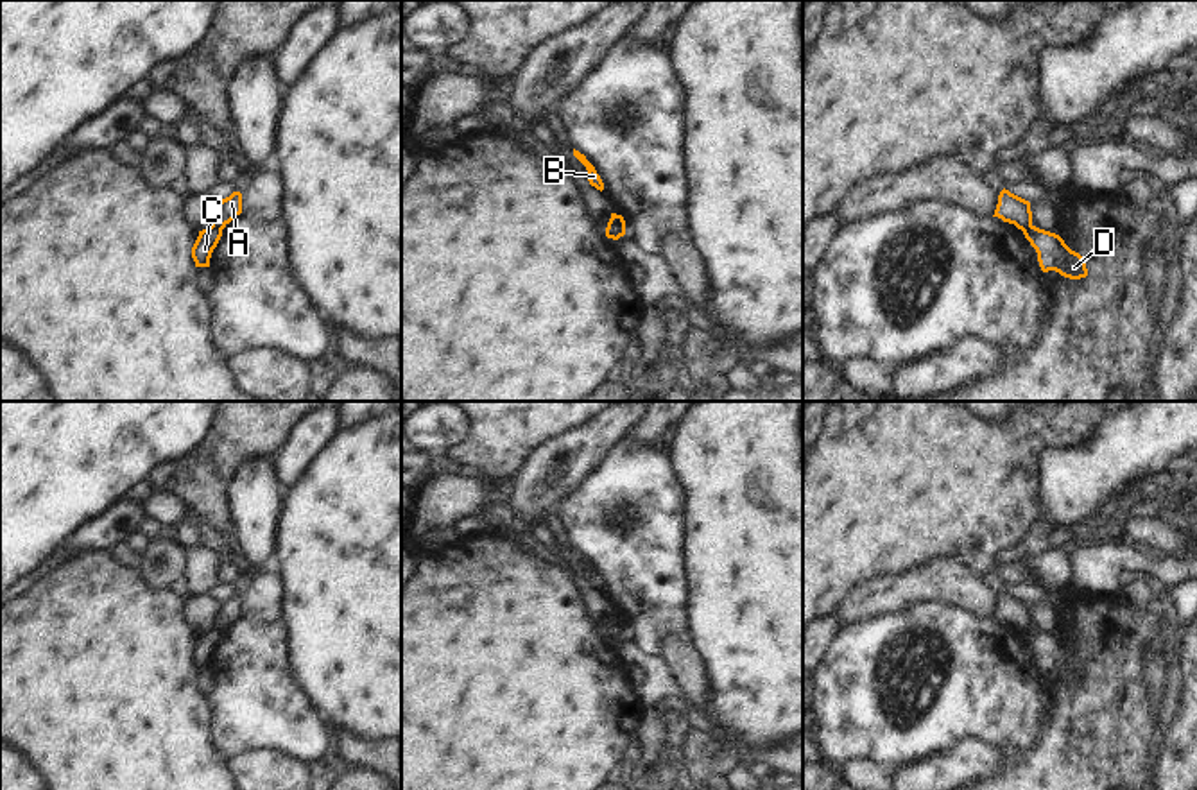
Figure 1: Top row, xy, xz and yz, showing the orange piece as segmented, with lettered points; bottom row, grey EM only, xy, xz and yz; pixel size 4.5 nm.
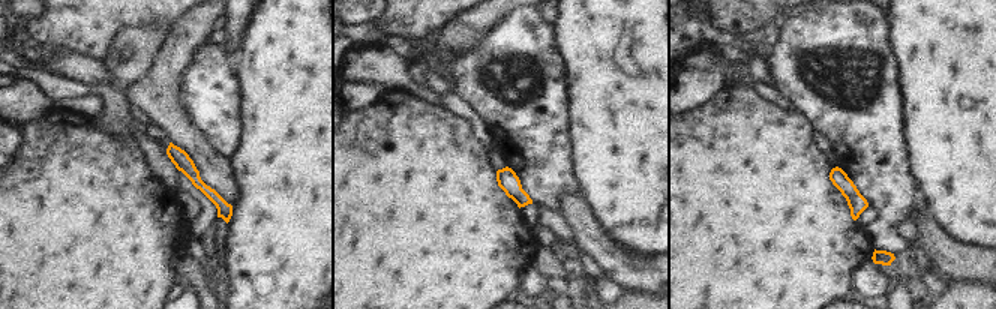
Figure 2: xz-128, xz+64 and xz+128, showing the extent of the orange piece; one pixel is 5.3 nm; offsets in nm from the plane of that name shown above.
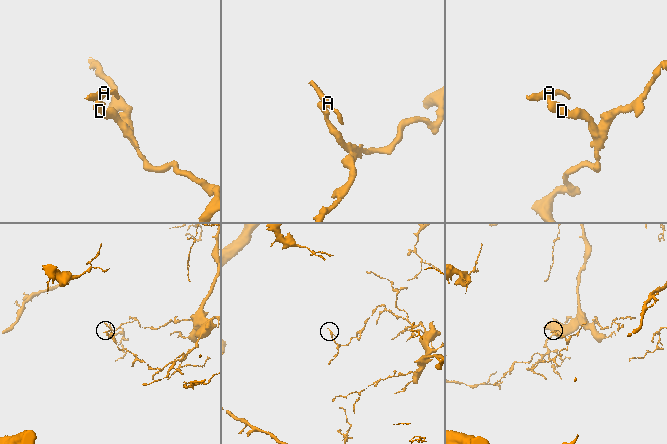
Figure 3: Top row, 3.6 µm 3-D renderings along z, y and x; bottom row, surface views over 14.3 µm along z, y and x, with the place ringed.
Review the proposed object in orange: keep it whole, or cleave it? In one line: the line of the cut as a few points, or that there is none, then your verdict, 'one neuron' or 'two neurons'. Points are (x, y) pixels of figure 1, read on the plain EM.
cut xy (212, 624), (221, 631); two neurons

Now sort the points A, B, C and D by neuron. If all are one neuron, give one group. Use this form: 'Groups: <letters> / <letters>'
Groups: A B / C D.

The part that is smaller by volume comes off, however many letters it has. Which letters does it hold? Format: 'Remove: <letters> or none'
Remove: A, B

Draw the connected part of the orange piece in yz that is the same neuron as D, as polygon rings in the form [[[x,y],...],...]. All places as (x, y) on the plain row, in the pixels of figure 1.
[[[1032,625],[1023,632],[1023,636],[1036,650],[1043,674],[1055,672],[1070,681],[1088,677],[1086,661],[1072,652],[1059,636],[1039,631]]]

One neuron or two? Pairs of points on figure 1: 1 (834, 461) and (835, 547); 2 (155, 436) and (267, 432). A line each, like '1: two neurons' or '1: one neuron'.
1: one neuron
2: two neurons

